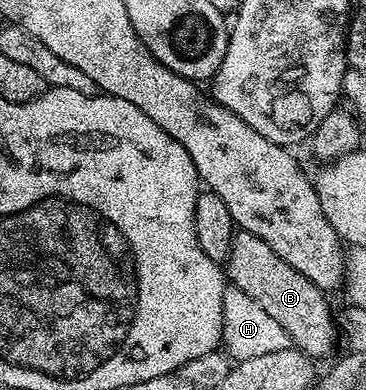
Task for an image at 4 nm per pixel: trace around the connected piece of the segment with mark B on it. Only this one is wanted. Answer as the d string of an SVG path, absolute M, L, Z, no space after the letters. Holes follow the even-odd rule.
M244 231L233 234L231 255L227 262L228 280L246 295L251 295L264 311L287 331L292 344L314 359L334 356L333 348L339 345L339 325L333 321L326 294L307 275L299 275L291 263L283 263L263 239ZM229 268L229 269L228 269ZM333 353L333 354L332 354Z

